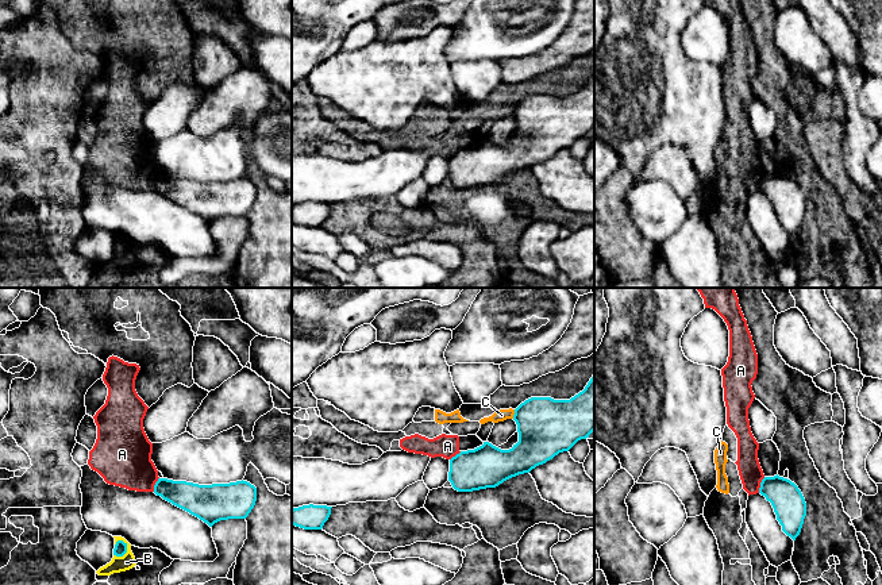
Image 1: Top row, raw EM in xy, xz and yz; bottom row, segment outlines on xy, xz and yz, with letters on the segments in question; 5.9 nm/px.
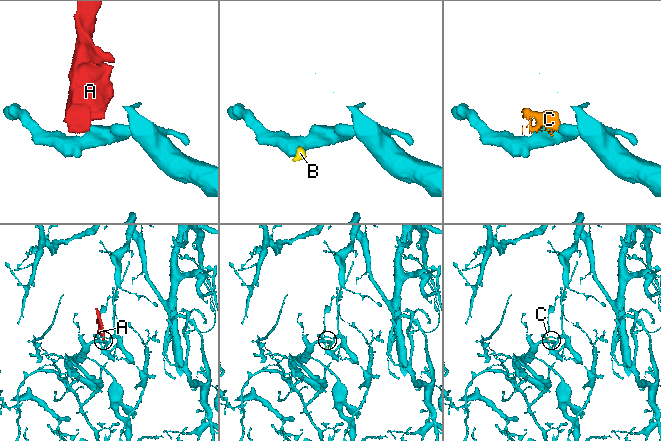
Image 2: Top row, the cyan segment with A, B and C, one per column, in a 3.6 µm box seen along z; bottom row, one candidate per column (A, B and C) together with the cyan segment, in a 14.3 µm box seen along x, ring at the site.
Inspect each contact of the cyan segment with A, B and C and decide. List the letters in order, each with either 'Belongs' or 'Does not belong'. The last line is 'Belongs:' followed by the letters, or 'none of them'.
A: Does not belong
B: Does not belong
C: Does not belong
Belongs: none of them

